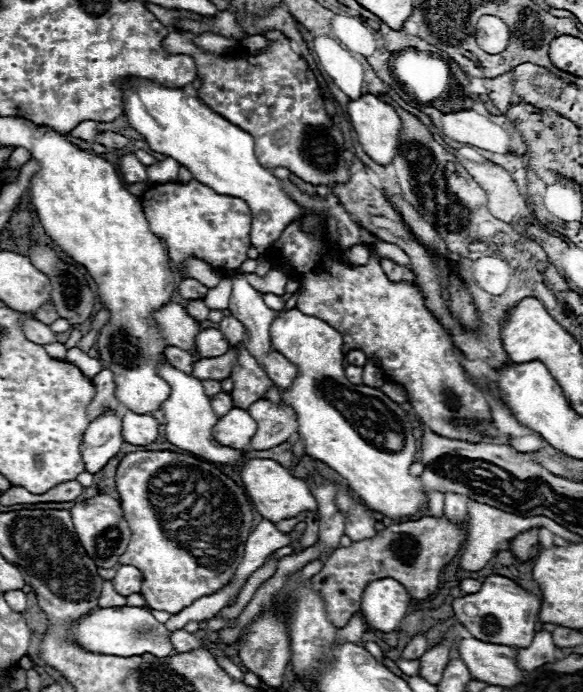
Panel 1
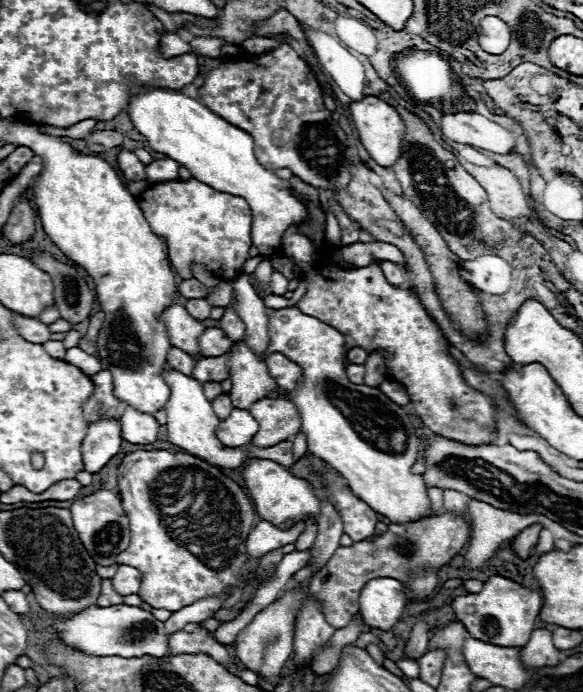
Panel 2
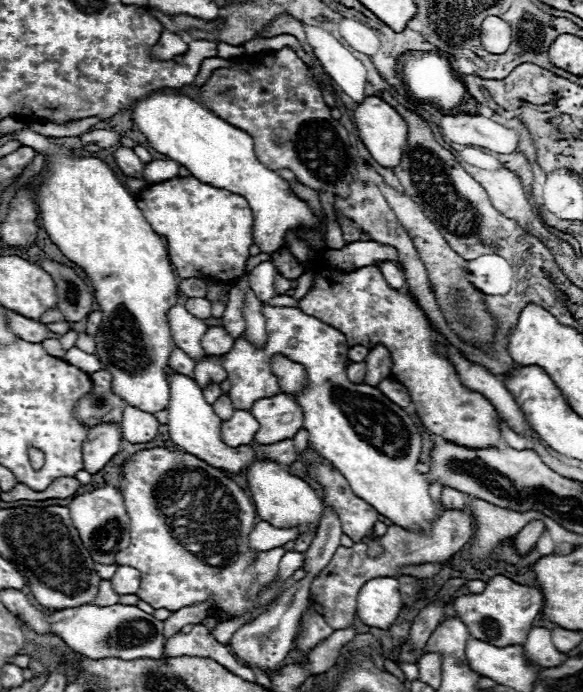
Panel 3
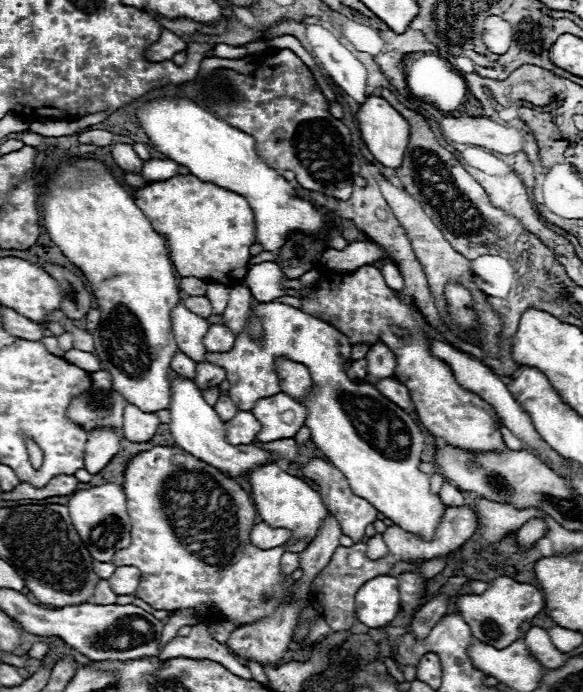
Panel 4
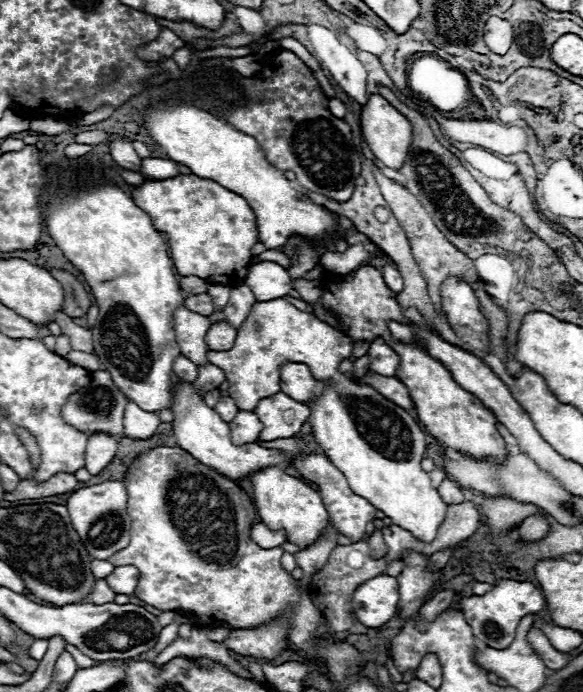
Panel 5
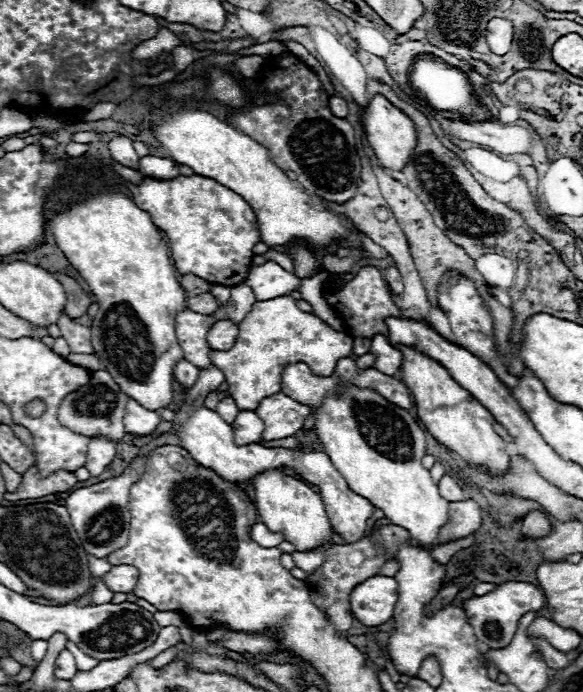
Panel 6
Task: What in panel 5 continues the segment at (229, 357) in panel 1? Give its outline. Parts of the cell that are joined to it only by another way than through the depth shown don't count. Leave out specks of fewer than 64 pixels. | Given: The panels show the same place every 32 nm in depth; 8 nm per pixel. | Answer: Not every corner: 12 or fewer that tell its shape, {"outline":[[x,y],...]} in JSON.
{"outline":[[198,366],[196,392],[206,394],[226,378],[218,366]]}

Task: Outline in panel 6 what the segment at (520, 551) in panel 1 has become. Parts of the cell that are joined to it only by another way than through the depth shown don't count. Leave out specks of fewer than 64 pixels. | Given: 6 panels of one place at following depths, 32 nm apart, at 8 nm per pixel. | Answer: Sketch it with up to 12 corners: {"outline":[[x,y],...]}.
{"outline":[[530,512],[522,520],[524,538],[544,538],[550,522],[544,512]]}

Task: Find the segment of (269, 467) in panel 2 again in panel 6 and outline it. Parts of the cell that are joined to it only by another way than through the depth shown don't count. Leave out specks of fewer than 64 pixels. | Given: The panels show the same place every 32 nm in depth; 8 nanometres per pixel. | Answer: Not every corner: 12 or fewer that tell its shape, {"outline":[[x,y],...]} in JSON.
{"outline":[[280,468],[254,476],[256,508],[298,552],[334,538],[320,494]]}

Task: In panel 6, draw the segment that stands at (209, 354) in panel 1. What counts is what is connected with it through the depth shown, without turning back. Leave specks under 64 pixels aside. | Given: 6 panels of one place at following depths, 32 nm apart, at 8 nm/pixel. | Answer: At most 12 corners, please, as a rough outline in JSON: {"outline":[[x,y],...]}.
{"outline":[[218,320],[208,332],[212,350],[230,350],[238,336],[238,326]]}

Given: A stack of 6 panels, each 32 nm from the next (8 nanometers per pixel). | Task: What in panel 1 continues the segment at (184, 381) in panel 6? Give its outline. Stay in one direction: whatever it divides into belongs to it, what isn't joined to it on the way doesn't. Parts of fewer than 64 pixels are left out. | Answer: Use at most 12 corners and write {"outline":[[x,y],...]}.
{"outline":[[168,346],[164,350],[166,360],[192,372],[194,356],[188,350]]}

